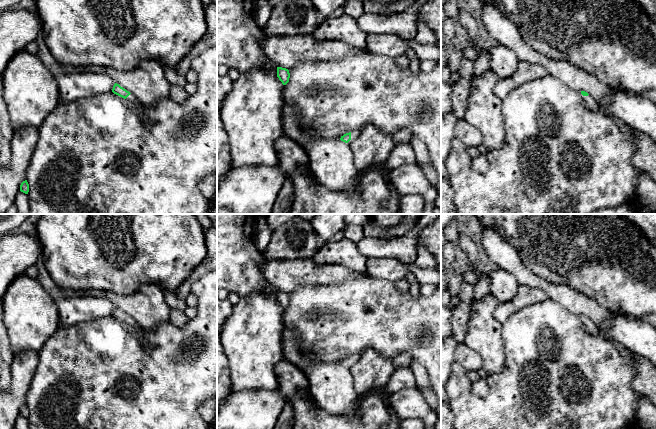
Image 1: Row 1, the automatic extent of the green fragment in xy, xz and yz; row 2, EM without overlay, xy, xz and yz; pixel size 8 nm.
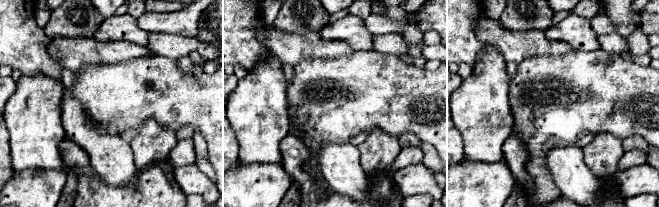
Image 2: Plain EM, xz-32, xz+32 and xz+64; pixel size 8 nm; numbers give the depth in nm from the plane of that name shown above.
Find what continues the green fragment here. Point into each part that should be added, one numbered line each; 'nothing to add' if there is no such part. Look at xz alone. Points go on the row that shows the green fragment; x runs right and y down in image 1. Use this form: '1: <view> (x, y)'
1: xz (355, 133)

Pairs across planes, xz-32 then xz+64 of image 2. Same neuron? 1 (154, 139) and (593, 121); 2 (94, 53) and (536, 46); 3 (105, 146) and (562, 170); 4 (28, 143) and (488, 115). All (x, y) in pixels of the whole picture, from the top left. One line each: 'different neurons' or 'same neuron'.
1: different neurons
2: same neuron
3: same neuron
4: same neuron

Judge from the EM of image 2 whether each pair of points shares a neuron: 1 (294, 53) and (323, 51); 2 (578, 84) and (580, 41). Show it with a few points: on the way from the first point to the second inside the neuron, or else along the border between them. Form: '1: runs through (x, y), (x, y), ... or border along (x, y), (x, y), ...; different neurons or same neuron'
1: runs through (301, 49), (316, 49); same neuron
2: border along (599, 48), (574, 51); different neurons

